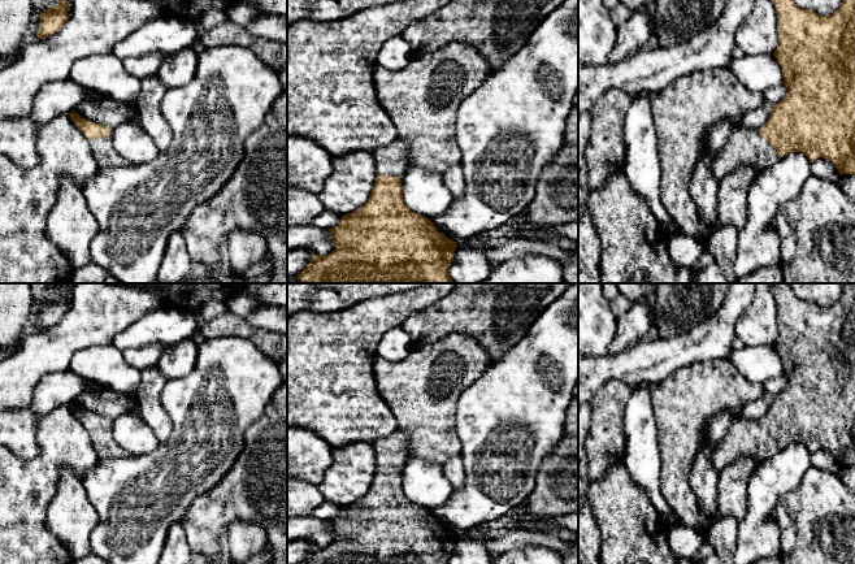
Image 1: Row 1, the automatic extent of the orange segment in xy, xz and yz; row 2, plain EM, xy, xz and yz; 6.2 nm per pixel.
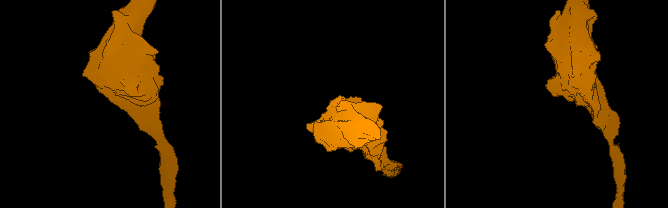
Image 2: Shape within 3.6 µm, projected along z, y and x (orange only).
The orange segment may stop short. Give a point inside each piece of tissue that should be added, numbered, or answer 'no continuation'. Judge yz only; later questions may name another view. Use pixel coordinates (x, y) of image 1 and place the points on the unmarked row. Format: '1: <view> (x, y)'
1: yz (746, 438)

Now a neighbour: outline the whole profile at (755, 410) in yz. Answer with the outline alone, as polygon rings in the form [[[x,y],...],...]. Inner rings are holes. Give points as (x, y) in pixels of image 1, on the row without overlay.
[[[764,391],[756,400],[747,403],[739,413],[739,418],[743,420],[759,420],[761,418],[769,409],[773,402],[773,395]]]

